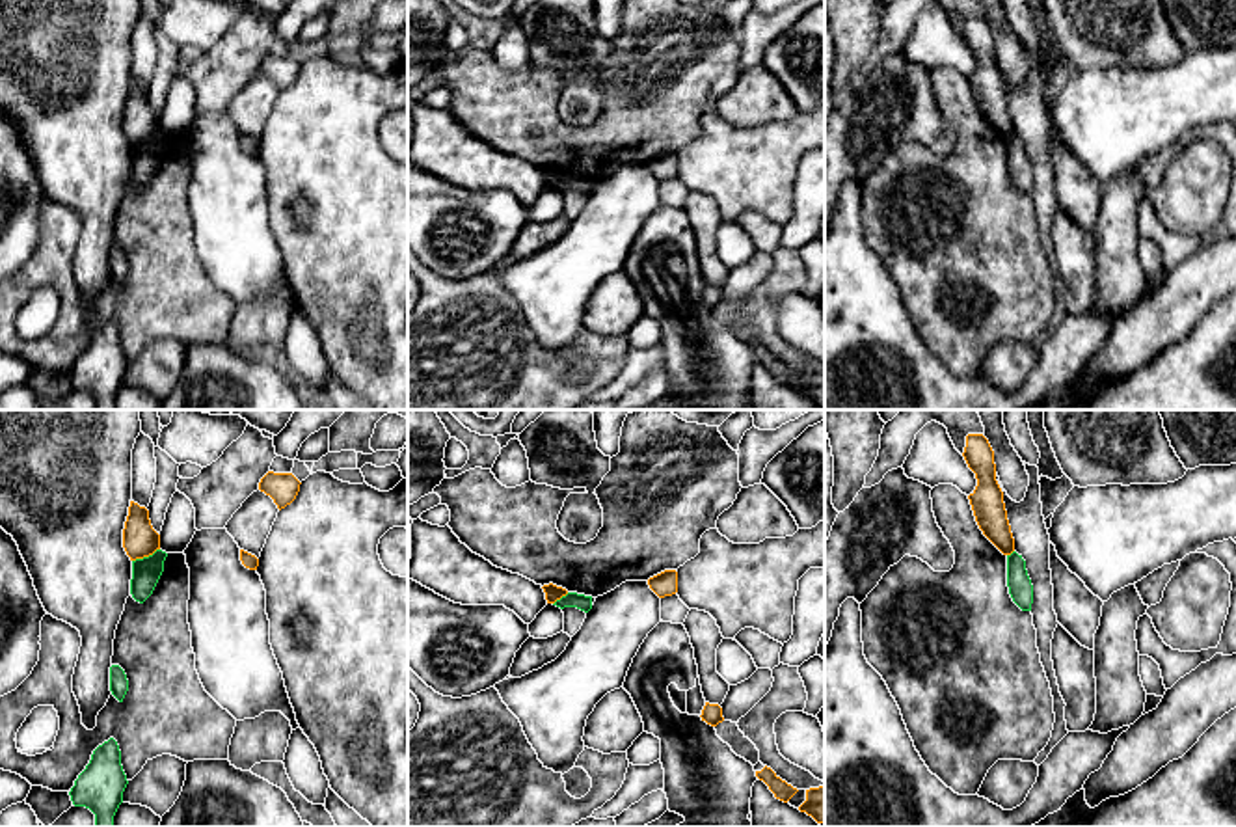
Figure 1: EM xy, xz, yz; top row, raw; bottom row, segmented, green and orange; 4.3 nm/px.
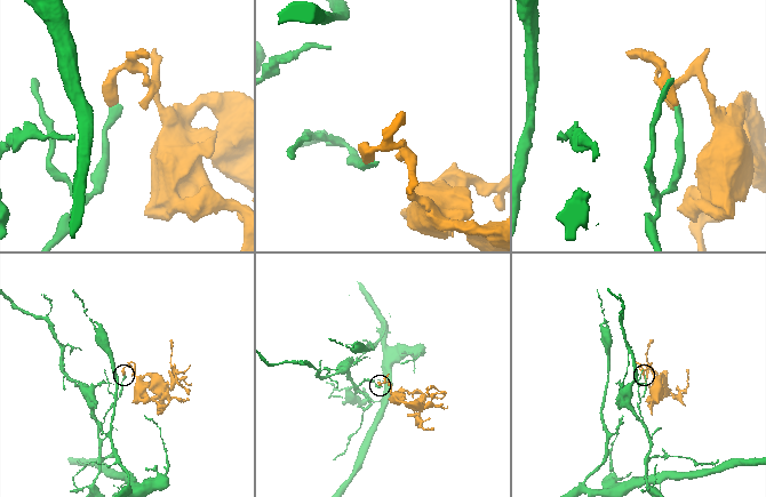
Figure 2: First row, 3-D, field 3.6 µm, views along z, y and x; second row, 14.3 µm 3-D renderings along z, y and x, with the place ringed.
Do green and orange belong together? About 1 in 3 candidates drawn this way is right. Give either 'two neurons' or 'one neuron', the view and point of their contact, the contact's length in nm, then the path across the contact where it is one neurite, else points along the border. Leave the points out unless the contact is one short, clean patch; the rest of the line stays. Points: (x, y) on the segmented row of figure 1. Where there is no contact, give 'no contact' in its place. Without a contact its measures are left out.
two neurons; meets green in xy at (146, 557); contact 130 nm long; border along xy (159, 548), (133, 561)

